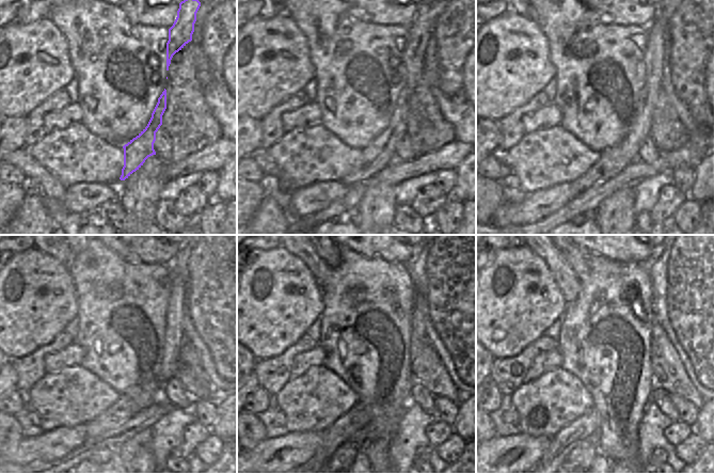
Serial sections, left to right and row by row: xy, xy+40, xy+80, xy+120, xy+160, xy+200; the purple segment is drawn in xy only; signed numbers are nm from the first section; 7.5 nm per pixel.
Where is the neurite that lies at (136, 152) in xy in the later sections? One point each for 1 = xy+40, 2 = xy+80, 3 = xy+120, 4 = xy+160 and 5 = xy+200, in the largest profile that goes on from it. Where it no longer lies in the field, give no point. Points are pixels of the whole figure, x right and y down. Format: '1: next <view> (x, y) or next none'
1: next xy+40 (380, 153)
2: next xy+80 (613, 159)
3: next xy+120 (137, 398)
4: next xy+160 (340, 431)
5: next xy+200 (568, 438)

